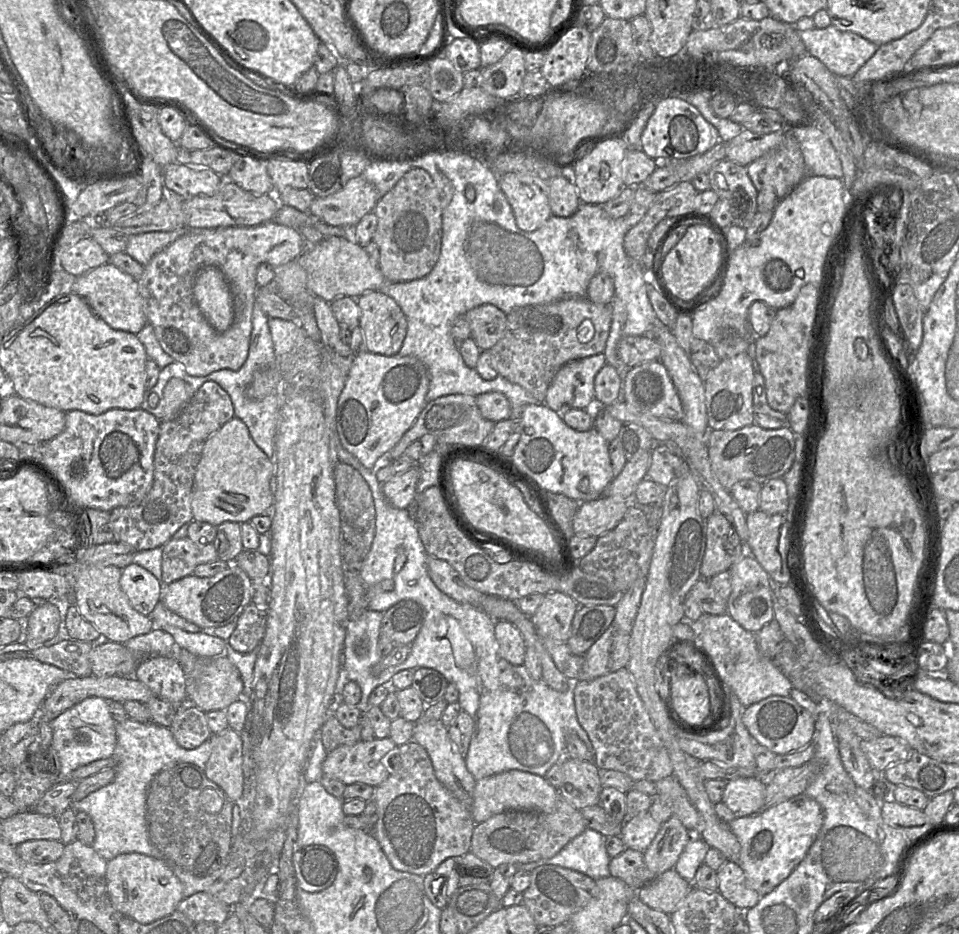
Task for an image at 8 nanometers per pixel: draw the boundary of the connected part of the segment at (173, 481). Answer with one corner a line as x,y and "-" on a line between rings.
205,382
192,396
180,414
170,421
161,421
154,453
154,479
146,497
137,505
117,507
110,512
109,528
116,542
129,544
136,551
163,546
175,532
193,521
192,490
197,465
207,439
234,417
234,406
229,394
216,382

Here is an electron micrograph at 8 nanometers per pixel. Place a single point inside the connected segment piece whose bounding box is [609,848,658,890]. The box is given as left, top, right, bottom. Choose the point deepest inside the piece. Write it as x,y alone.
629,866

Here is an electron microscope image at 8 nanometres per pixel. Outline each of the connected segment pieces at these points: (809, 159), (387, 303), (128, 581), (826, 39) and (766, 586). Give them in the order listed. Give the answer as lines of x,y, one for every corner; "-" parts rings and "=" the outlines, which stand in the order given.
789,126
798,141
807,167
807,175
844,177
842,164
829,138
816,126
=
380,291
365,292
356,300
367,351
397,355
407,333
406,316
400,306
=
135,563
122,568
120,586
131,606
145,616
151,614
162,597
162,582
=
833,25
825,29
814,28
798,33
806,47
807,55
817,58
836,77
852,78
879,48
860,35
840,31
=
747,552
728,570
731,575
731,594
726,601
726,613
745,630
757,633
774,617
771,579
757,560

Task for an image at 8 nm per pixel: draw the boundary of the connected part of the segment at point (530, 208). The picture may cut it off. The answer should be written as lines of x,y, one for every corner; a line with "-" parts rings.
507,173
498,182
521,230
535,231
552,216
548,181
531,174

